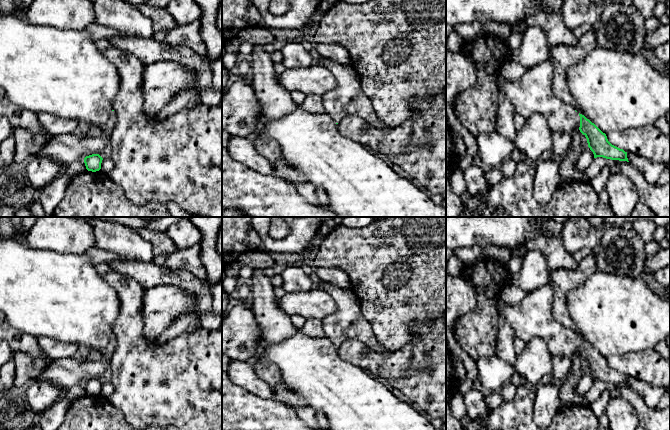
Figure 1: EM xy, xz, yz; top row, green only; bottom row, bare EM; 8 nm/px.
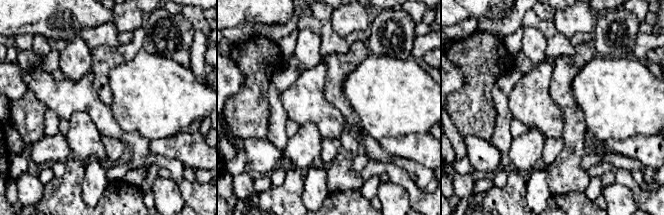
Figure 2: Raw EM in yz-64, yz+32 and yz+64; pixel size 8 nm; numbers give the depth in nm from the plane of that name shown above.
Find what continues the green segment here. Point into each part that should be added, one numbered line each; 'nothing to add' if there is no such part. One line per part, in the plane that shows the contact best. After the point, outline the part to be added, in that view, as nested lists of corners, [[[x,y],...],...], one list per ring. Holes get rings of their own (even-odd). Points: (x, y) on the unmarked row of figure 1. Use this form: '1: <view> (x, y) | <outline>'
1: yz (531, 317) | [[[550,283],[527,293],[517,304],[506,304],[495,297],[497,313],[512,327],[516,337],[529,341],[541,337],[552,356],[566,356],[579,353],[579,337],[571,329],[556,321],[552,315],[553,287]]]

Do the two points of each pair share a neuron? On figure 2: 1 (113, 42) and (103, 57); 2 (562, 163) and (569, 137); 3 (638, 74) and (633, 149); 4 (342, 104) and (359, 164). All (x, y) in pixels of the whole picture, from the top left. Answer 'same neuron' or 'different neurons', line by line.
1: different neurons
2: same neuron
3: different neurons
4: different neurons

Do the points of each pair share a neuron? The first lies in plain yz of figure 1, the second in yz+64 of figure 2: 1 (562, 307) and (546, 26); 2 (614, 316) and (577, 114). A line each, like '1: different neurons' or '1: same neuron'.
1: different neurons
2: different neurons

